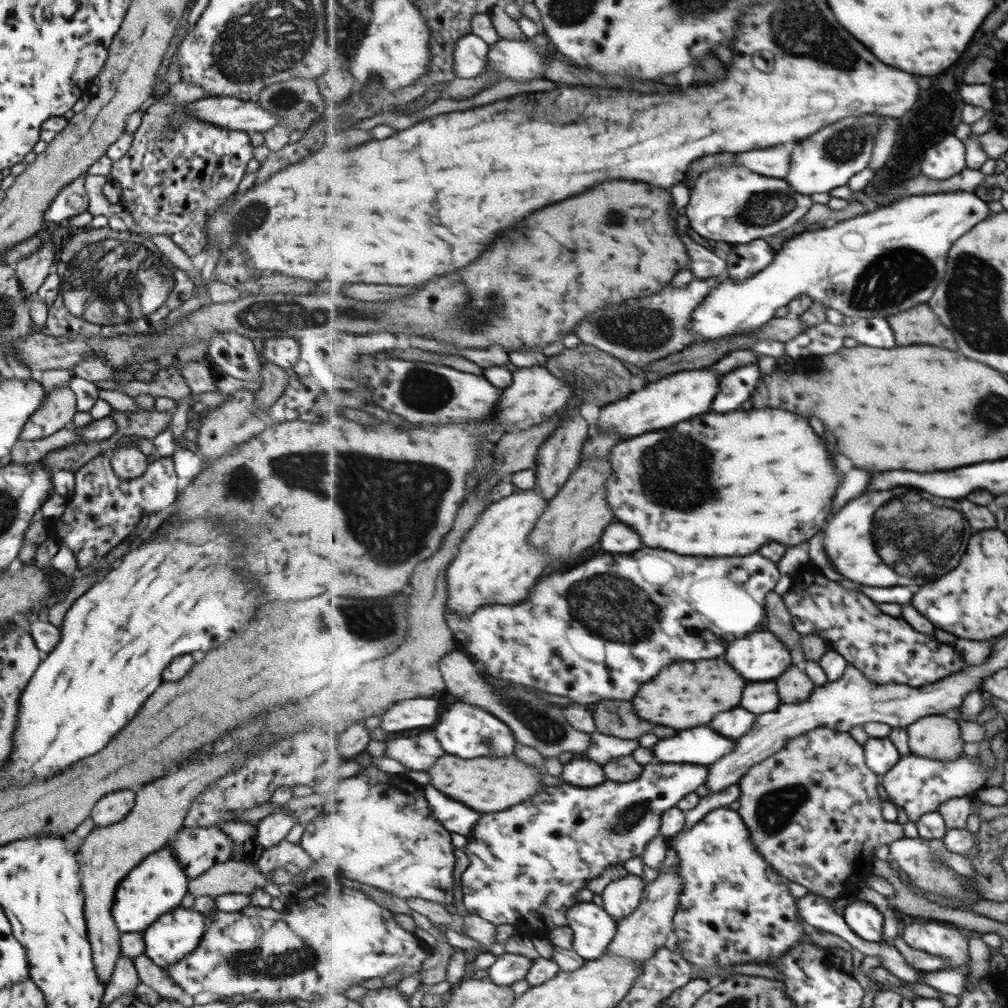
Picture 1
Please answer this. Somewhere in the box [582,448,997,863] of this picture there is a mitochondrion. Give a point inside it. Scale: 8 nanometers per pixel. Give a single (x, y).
(917, 538)

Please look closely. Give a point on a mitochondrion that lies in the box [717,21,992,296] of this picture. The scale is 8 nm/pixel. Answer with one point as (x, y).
(766, 207)

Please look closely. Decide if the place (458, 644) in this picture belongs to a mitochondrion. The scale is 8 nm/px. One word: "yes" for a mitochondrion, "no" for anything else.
no

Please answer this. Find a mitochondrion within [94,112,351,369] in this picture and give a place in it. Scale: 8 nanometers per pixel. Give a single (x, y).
(277, 315)

